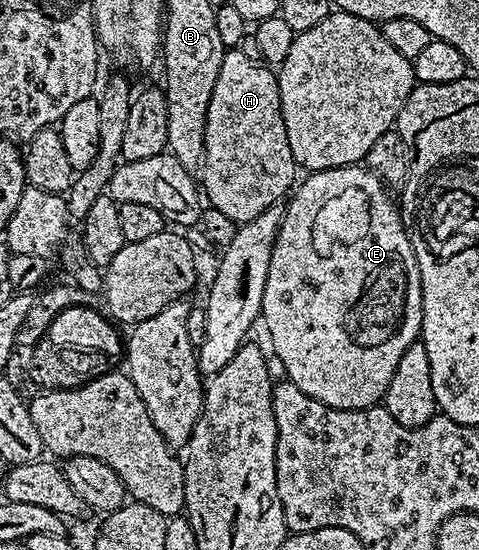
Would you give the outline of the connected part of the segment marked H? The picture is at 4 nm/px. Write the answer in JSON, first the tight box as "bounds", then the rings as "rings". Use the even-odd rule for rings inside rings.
{"bounds":[200,48,296,223],"rings":[[[241,48],[231,49],[220,63],[216,91],[212,93],[212,103],[208,105],[206,160],[200,173],[200,183],[209,208],[220,211],[220,215],[228,215],[228,219],[235,223],[256,219],[256,215],[268,211],[268,207],[279,204],[291,192],[296,172],[292,147],[288,147],[288,131],[284,129],[275,70],[242,52]]]}

